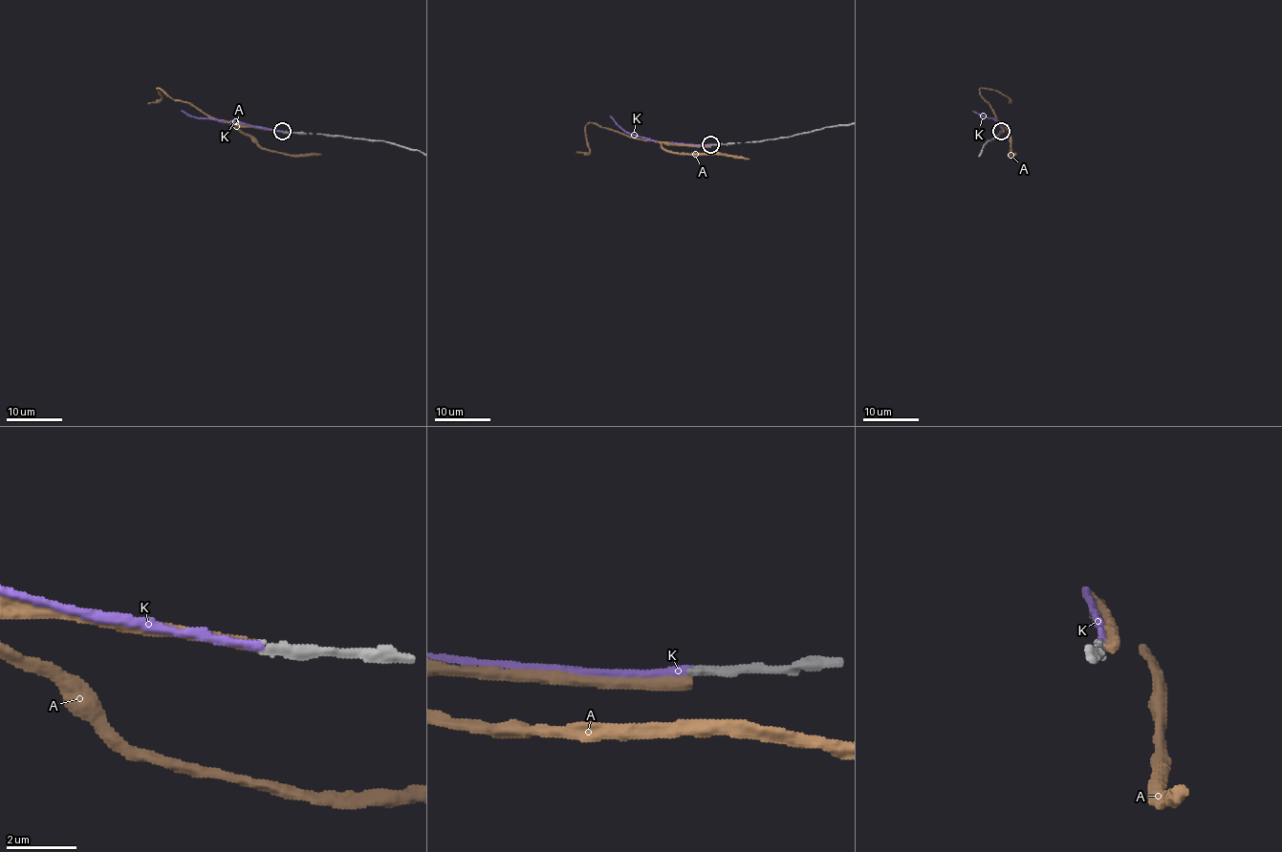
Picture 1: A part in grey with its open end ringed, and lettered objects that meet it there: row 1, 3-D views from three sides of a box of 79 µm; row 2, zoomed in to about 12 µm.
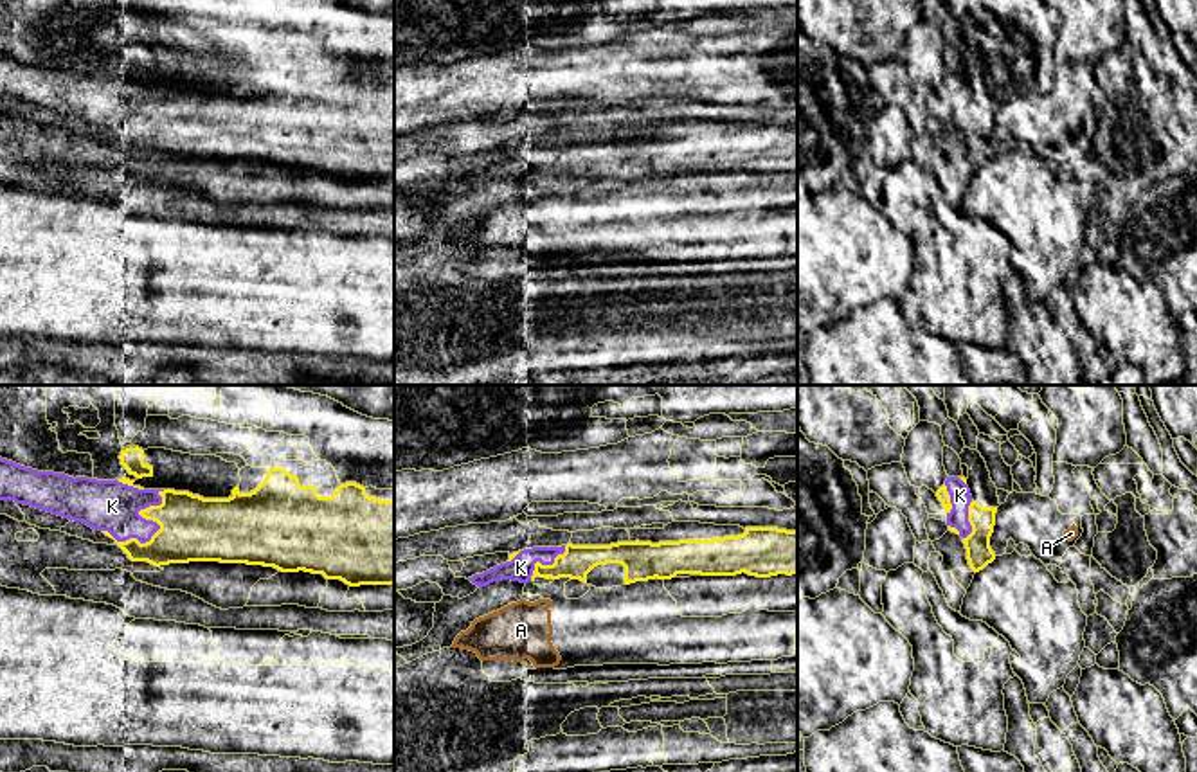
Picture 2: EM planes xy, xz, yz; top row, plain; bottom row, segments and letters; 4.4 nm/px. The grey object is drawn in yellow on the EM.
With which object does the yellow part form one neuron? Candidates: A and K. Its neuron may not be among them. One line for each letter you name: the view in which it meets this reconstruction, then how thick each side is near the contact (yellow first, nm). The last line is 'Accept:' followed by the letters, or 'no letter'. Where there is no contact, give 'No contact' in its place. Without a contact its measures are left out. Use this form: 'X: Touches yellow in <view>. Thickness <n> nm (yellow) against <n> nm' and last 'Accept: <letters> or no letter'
K: Touches yellow in xy. Thickness 280 nm (yellow) against 220 nm
Accept: K

